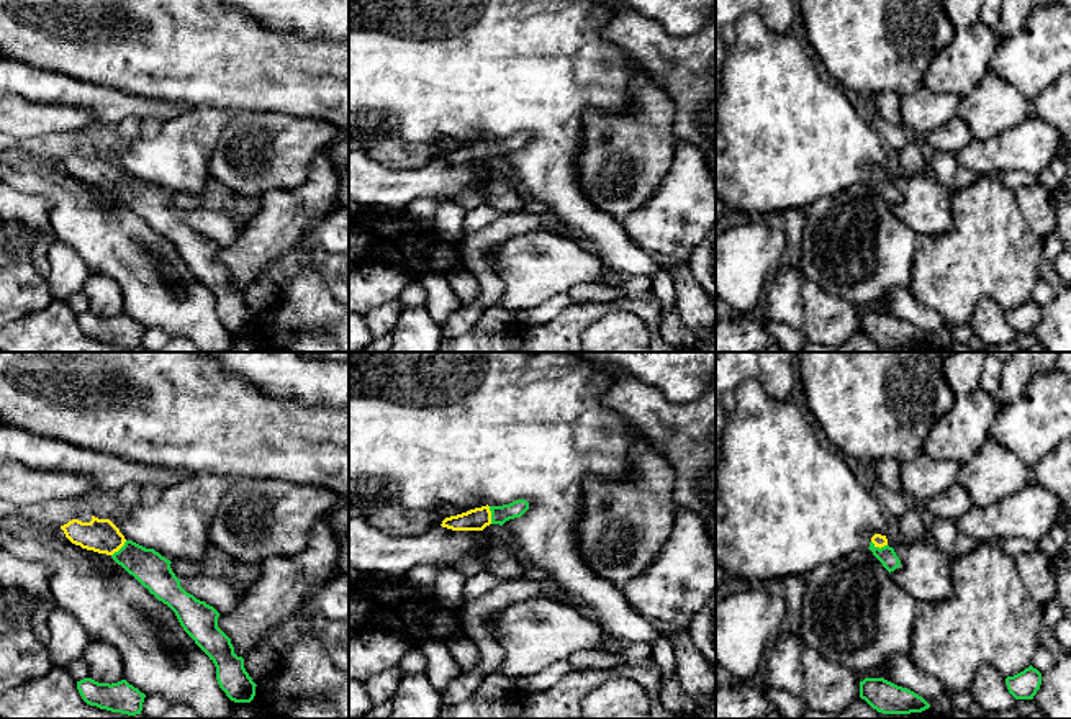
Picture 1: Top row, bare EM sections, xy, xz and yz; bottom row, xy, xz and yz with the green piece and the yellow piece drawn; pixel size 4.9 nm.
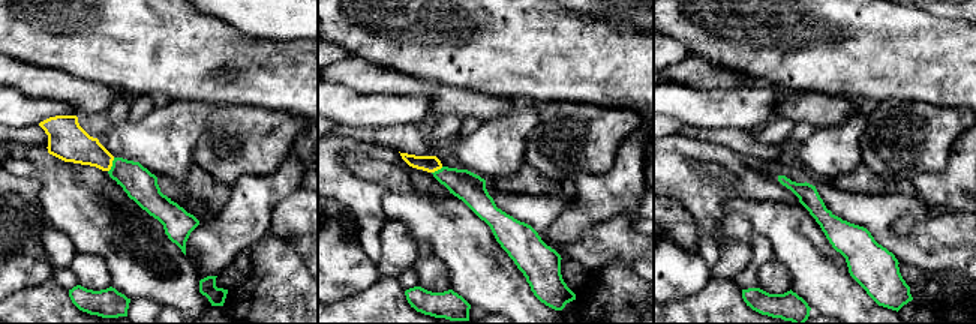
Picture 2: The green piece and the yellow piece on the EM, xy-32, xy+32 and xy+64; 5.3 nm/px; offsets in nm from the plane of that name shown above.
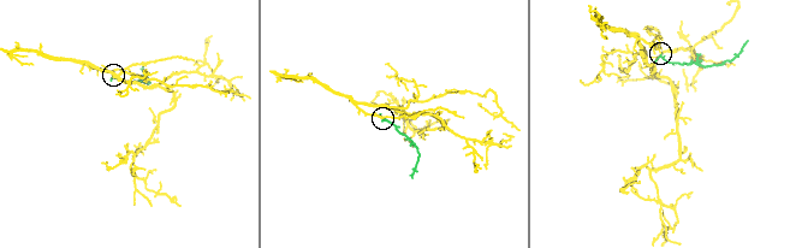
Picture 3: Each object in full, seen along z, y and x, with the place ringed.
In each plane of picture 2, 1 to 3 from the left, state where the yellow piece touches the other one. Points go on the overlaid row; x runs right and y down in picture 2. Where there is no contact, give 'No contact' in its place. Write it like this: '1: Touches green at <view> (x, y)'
1: Touches green at xy-32 (113, 165)
2: Touches green at xy+32 (438, 170)
3: No contact

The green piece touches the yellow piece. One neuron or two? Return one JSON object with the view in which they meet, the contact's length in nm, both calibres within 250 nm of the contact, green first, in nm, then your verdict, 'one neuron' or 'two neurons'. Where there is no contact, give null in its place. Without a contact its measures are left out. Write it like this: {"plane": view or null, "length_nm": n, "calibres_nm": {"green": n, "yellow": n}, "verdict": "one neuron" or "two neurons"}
{"plane": "xz", "length_nm": 90, "calibres_nm": {"green": 90, "yellow": 110}, "verdict": "one neuron"}

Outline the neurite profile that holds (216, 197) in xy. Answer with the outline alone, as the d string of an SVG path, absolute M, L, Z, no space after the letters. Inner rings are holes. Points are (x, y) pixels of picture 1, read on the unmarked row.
M210 177L200 193L178 192L170 197L177 211L213 210L247 221L259 208L259 198L239 197Z

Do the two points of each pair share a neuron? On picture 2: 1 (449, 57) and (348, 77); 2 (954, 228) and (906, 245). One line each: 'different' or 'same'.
1: different
2: same

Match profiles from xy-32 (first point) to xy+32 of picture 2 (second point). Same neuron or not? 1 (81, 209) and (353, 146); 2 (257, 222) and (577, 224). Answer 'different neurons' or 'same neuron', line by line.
1: different neurons
2: same neuron

